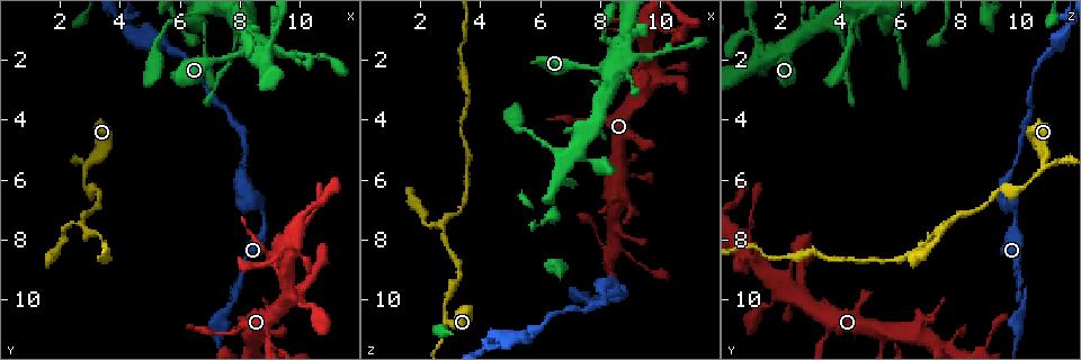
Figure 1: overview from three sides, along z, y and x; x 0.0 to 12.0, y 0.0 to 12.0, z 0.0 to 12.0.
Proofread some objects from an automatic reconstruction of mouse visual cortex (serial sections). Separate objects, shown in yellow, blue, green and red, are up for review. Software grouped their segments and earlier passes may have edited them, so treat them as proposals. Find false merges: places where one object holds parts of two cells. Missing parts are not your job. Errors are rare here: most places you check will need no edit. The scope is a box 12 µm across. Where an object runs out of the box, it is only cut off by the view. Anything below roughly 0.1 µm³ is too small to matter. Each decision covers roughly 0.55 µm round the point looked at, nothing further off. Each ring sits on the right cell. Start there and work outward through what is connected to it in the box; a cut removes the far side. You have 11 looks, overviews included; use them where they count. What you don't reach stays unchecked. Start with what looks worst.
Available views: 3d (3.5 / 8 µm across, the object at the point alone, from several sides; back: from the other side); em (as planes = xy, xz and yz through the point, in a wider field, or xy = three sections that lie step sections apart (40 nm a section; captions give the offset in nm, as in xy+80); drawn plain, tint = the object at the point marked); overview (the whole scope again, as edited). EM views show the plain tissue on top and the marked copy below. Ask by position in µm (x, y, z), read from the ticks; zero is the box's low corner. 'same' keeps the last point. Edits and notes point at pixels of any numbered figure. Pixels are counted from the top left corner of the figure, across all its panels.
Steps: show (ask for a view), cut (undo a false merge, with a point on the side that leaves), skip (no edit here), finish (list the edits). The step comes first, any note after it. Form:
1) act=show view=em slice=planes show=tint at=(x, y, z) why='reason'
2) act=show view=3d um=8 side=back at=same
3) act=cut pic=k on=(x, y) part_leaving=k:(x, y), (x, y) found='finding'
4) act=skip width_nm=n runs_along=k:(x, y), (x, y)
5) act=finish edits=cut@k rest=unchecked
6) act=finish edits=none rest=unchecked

act=show view=3d um=3.5 at=(2.8, 5.5, 10.7) why='a fork'

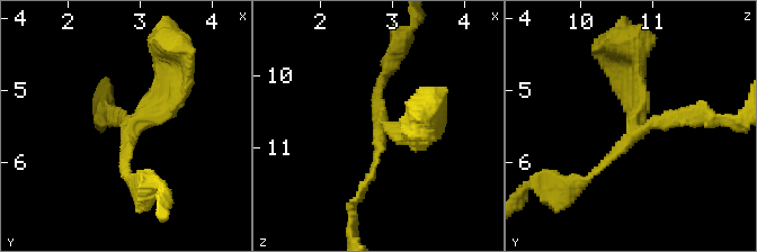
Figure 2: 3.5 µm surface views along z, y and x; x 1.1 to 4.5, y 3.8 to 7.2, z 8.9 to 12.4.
act=show view=em slice=planes show=tint at=(2.85, 5.55, 10.75) arms=3 arm_widths_nm=100,150,200

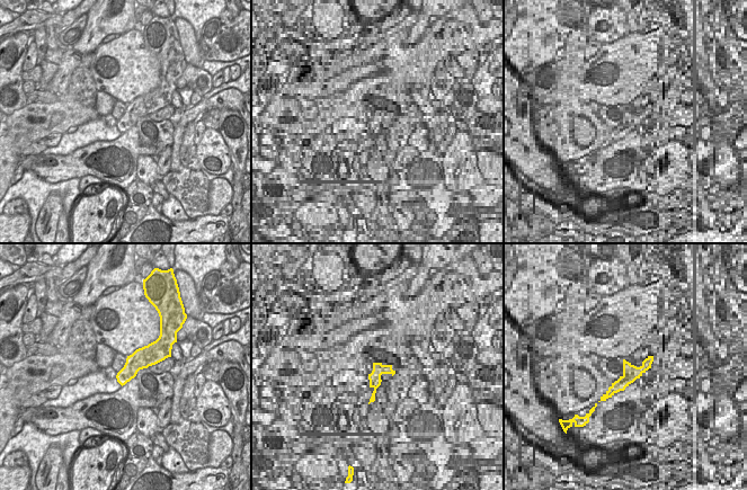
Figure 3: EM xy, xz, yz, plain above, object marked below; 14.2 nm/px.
act=skip runs_along=2:(637, 77), (631, 140), (578, 183) found='continuous, no second cell'

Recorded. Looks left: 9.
act=show view=3d um=8 at=(8.4, 1.6, 2.1) why='abrupt turn'

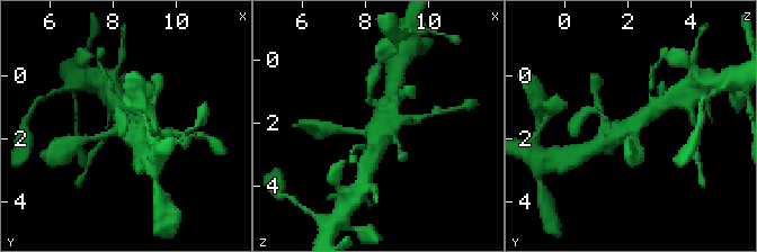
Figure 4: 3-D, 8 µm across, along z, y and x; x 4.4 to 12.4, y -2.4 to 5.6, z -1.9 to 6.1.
act=show view=3d um=3.5 at=(8.4, 1.6, 2.2)

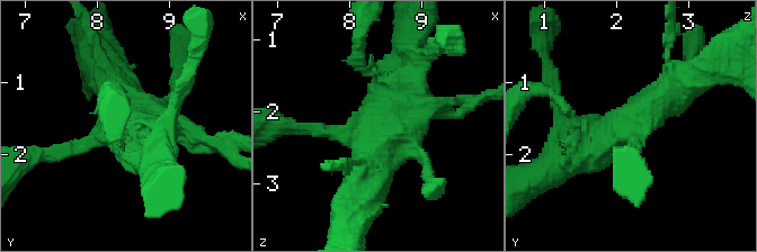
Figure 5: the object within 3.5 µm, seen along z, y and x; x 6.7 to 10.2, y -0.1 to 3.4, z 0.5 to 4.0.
act=skip runs_along=5:(314, 129), (366, 129), (404, 63) found='one cell here'

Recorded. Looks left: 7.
act=show view=3d um=3.5 at=(2.8, 7.5, 7.7) why='a fork'

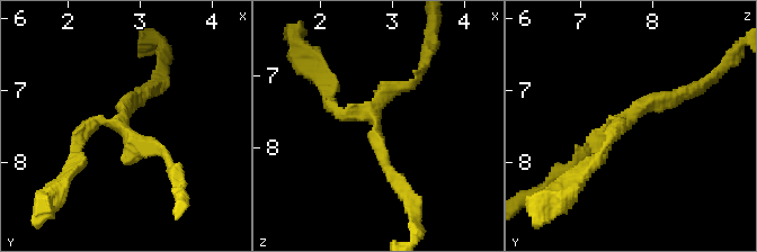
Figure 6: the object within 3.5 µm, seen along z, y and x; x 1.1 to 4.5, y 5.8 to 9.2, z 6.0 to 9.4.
act=show view=em slice=xy step=3 show=tint at=(2.75, 7.45, 7.60) arms=3 arm_widths_nm=150,200,200

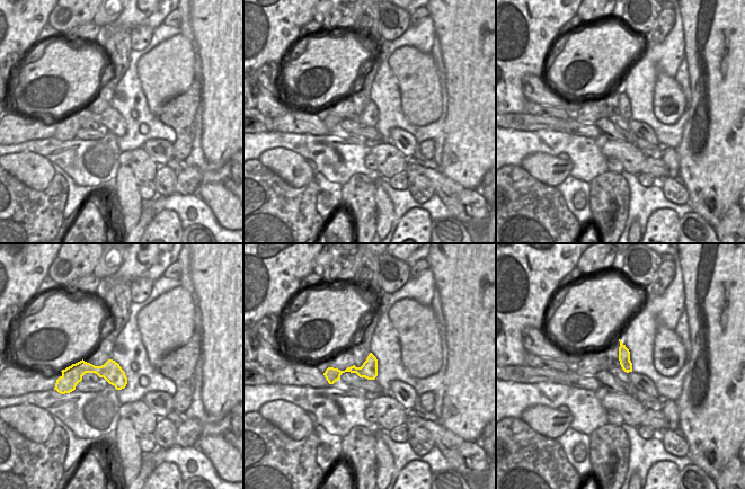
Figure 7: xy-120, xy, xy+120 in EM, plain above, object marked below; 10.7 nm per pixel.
act=skip runs_along=6:(683, 96), (642, 106), (581, 154) found='continuous, no second cell'

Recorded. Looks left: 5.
act=show view=3d um=3.5 at=(8.4, 11.4, 7.0) why='small branch off a trunk'

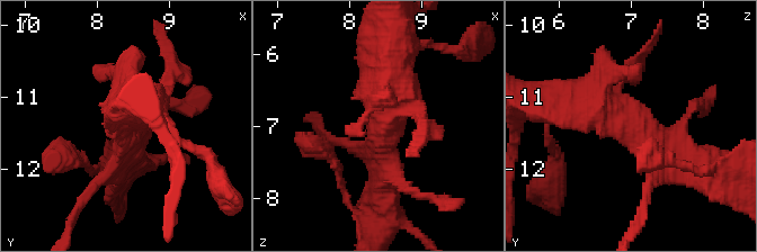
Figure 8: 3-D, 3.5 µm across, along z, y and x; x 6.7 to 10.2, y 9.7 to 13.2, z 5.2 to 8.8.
act=show view=em slice=planes show=tint at=(8.45, 11.30, 7.00) arms=3 arm_widths_nm=250,350,600 why='now the EM'

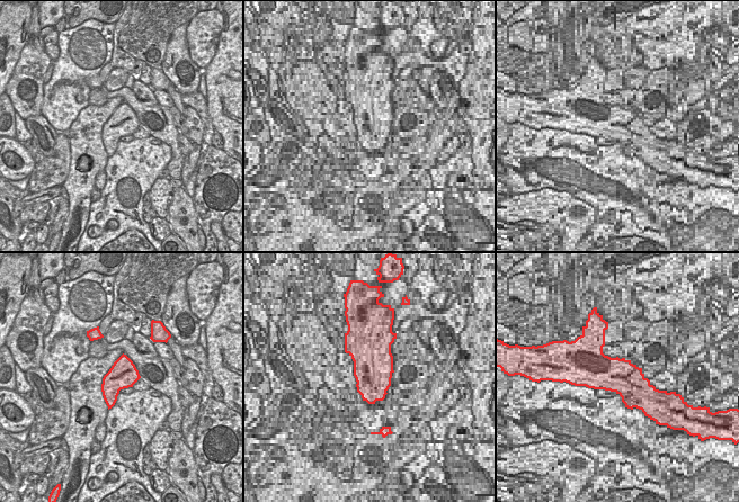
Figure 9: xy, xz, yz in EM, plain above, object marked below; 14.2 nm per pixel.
act=skip found='one cell here'

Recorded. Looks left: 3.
act=finish edits=none rest=unchecked

